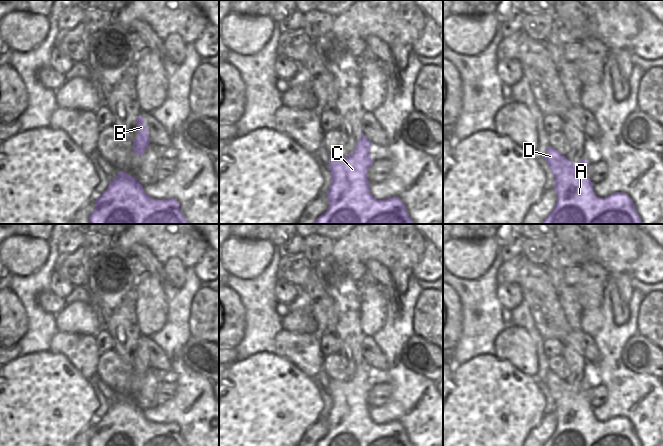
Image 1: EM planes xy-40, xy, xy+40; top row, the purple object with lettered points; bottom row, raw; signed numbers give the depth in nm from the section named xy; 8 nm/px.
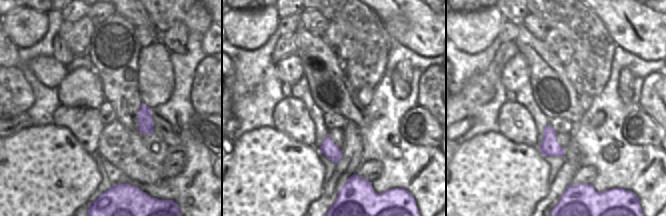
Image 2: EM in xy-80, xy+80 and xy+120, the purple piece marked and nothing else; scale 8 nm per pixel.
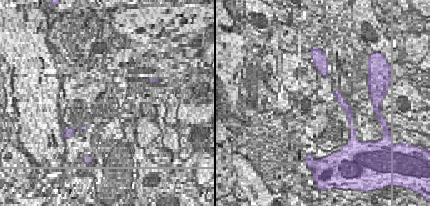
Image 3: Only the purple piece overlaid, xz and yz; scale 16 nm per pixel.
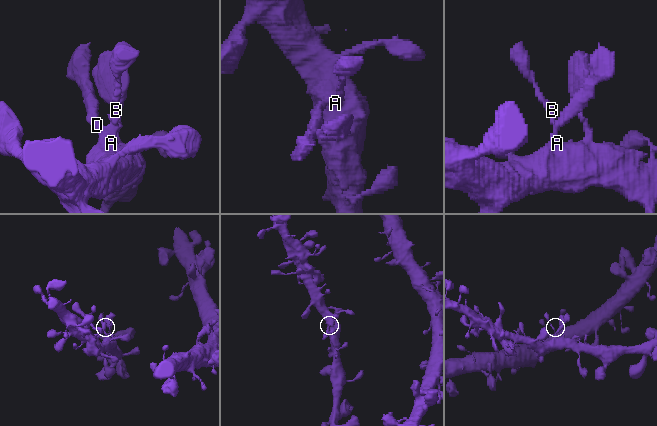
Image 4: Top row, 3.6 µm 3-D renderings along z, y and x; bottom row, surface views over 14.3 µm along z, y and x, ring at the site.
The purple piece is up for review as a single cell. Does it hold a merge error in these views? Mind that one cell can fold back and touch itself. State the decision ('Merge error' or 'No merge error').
No merge error

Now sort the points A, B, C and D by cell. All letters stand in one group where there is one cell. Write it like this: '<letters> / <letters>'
A B C D

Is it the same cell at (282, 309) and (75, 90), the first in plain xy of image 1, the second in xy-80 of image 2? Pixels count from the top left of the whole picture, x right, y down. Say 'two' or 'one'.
two

